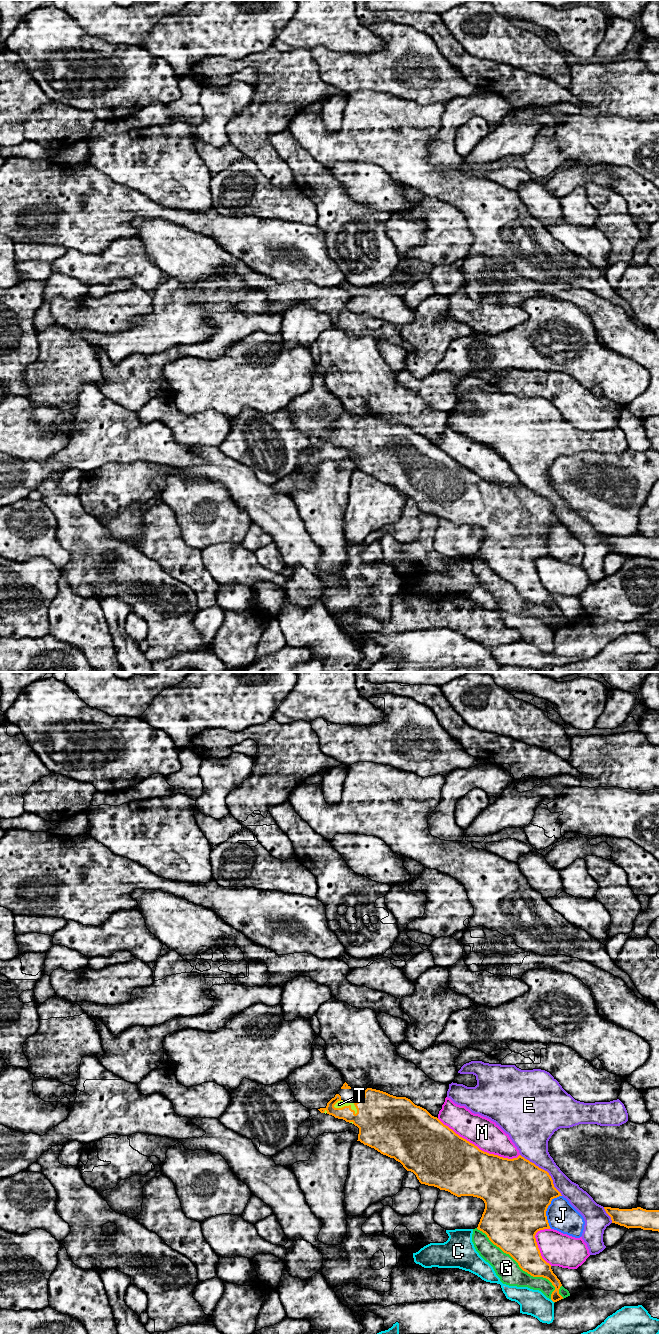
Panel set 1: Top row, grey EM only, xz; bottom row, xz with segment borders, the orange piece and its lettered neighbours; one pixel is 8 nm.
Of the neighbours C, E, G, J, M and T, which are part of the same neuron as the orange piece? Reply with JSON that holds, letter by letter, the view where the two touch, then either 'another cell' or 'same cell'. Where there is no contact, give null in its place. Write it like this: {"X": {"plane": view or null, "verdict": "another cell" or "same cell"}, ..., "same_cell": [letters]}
{"C": {"plane": "xz", "verdict": "another cell"}, "E": {"plane": "xz", "verdict": "another cell"}, "G": {"plane": "xz", "verdict": "another cell"}, "J": {"plane": "xz", "verdict": "another cell"}, "M": {"plane": "xz", "verdict": "another cell"}, "T": {"plane": "xz", "verdict": "same cell"}, "same_cell": ["T"]}

